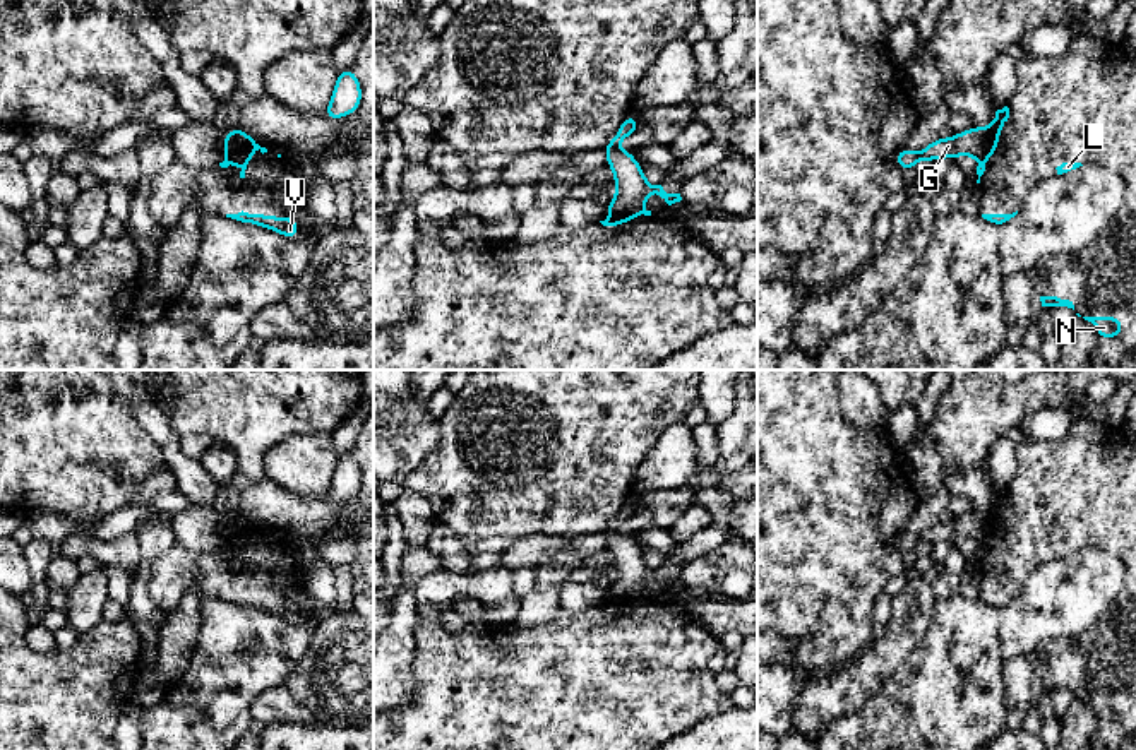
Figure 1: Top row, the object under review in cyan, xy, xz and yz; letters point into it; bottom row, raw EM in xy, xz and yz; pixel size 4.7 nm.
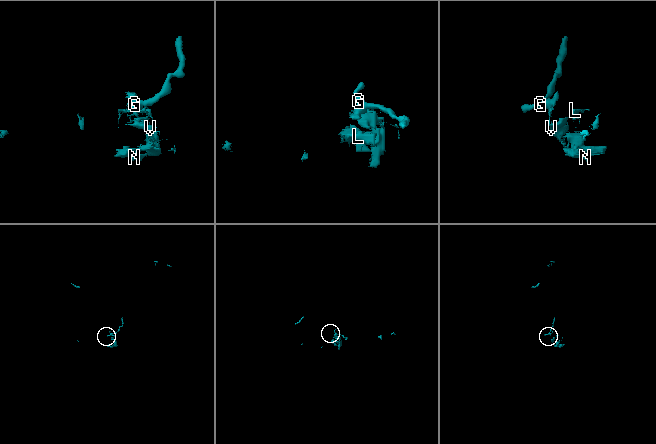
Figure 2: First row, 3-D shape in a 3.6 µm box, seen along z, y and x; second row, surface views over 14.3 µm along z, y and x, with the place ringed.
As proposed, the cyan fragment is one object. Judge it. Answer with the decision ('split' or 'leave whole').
split

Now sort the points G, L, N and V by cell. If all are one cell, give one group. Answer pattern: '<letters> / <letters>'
G / L N V

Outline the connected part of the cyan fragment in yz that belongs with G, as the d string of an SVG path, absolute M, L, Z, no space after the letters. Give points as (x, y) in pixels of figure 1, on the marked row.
M973 127L972 130L960 132L953 139L939 137L929 144L924 151L913 152L912 149L901 149L894 161L901 170L915 168L920 159L936 161L939 158L953 158L968 154L977 159L984 158L990 144L990 134L987 128Z

